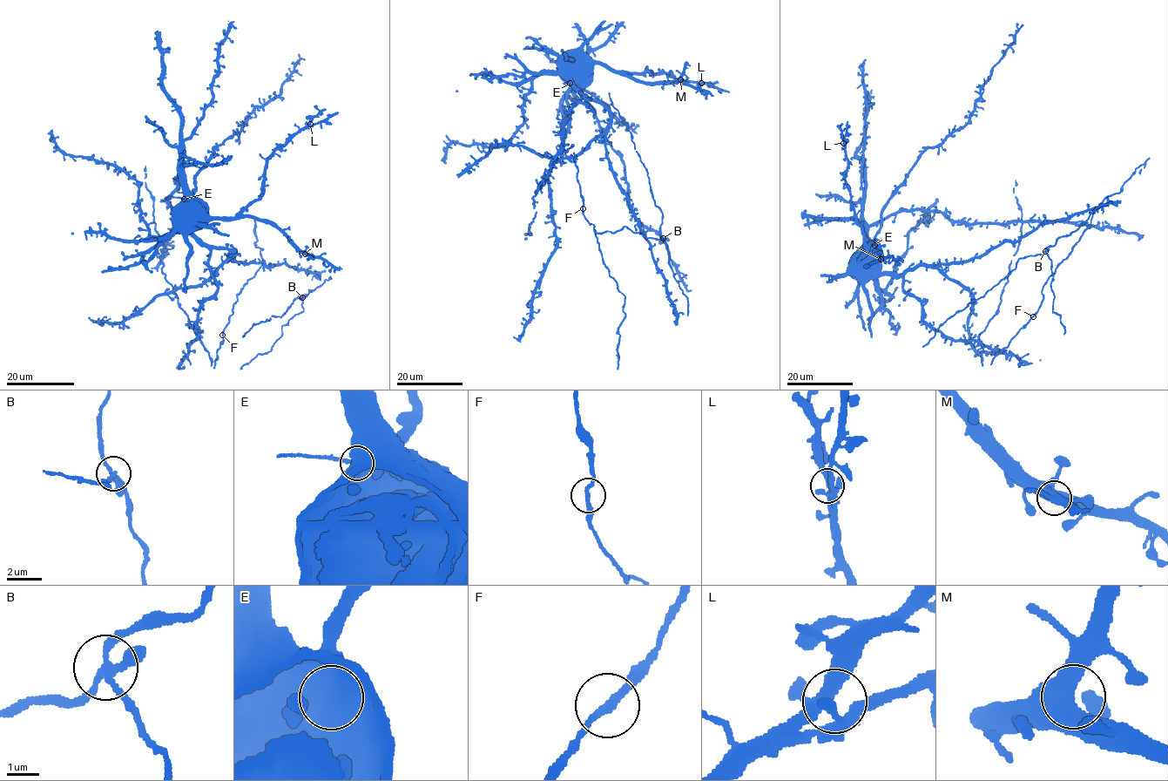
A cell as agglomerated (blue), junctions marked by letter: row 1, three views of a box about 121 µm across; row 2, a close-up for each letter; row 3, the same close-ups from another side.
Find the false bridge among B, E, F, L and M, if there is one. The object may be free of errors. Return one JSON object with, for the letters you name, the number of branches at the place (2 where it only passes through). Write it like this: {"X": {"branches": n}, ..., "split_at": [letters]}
{"B": {"branches": 4}, "split_at": ["B"]}

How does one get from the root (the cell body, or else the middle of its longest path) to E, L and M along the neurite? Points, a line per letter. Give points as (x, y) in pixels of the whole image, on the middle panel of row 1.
E: (570, 55), (566, 52), (570, 83)
L: (570, 55), (586, 56), (617, 71), (639, 74), (652, 71), (656, 75), (667, 74), (682, 81), (701, 83)
M: (570, 55), (586, 56), (641, 81), (680, 79)

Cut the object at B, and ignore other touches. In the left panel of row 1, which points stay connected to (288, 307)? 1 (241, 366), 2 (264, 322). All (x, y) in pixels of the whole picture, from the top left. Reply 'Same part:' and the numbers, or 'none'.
Same part: 2

